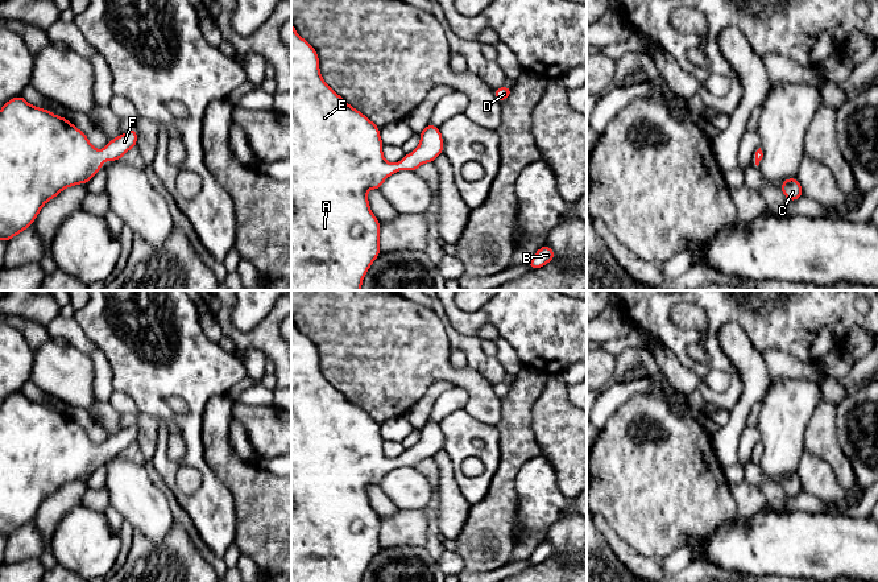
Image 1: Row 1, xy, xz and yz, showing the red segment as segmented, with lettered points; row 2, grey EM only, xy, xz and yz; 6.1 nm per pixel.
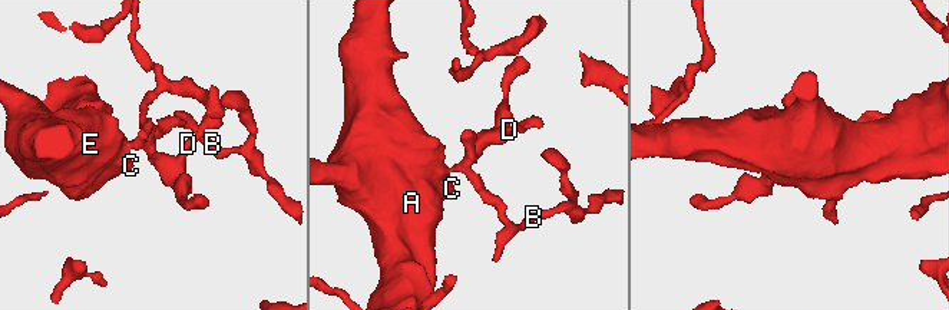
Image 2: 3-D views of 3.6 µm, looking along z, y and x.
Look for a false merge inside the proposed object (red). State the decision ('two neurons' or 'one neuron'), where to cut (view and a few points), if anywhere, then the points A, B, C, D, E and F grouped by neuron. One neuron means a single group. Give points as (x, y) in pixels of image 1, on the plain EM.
one neuron | no cut | A B C D E F

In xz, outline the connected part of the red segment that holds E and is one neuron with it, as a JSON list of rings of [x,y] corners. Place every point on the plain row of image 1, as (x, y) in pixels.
[[[291,318],[291,582],[361,582],[365,569],[381,549],[380,517],[370,507],[366,488],[370,484],[380,486],[384,476],[395,467],[415,467],[422,459],[434,458],[443,449],[443,433],[439,424],[428,420],[419,430],[421,438],[415,446],[405,450],[398,459],[388,458],[382,451],[384,438],[380,433],[380,424],[327,381],[320,371],[316,346],[295,327]]]

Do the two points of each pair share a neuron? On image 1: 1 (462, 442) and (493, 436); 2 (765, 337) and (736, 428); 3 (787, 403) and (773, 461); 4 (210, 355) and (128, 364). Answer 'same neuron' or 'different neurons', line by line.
1: same neuron
2: different neurons
3: same neuron
4: same neuron

